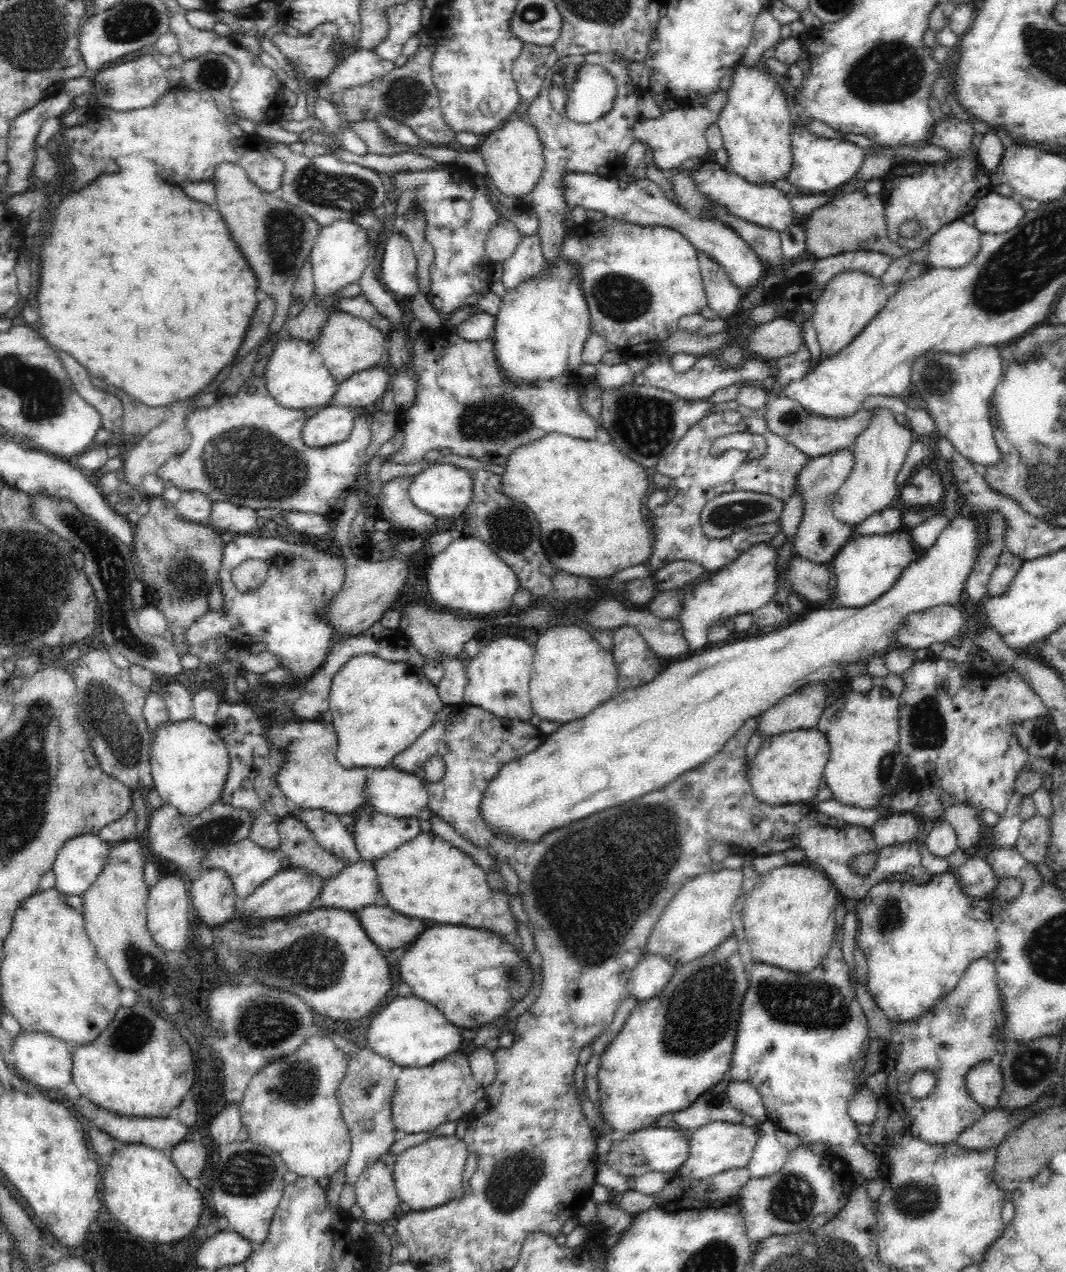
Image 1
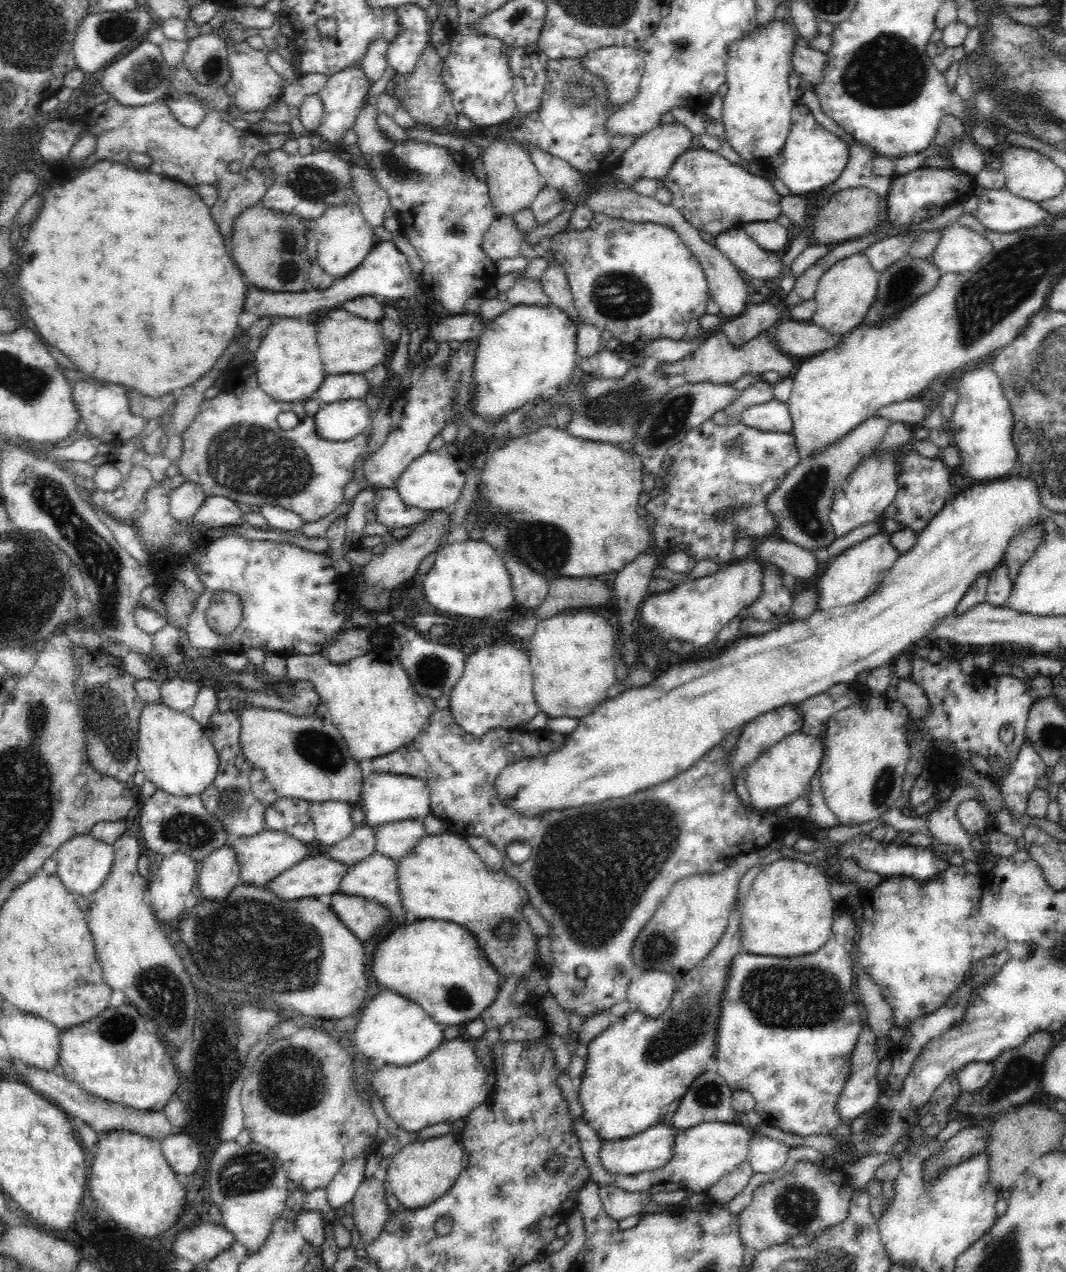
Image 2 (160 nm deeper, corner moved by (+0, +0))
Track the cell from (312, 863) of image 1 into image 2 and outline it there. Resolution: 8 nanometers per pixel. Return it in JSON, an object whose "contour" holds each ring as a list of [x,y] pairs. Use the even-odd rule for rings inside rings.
{"contour":[[[360,824],[350,832],[350,836],[339,840],[335,845],[326,846],[315,843],[314,851],[319,851],[320,854],[325,854],[344,864],[353,865],[376,852],[374,827]]]}

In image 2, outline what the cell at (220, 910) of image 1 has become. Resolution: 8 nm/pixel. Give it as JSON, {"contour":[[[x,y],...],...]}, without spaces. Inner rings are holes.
{"contour":[[[230,839],[202,860],[197,881],[204,898],[208,900],[224,900],[228,892],[242,881],[239,857]]]}

